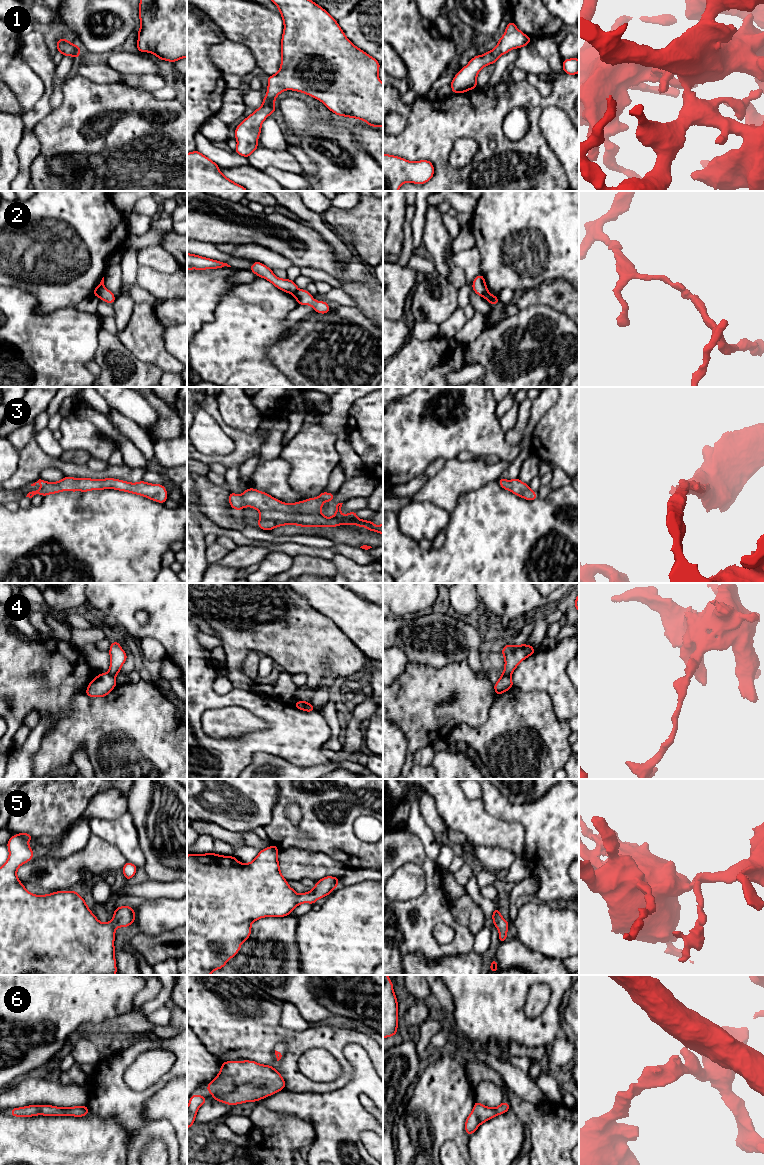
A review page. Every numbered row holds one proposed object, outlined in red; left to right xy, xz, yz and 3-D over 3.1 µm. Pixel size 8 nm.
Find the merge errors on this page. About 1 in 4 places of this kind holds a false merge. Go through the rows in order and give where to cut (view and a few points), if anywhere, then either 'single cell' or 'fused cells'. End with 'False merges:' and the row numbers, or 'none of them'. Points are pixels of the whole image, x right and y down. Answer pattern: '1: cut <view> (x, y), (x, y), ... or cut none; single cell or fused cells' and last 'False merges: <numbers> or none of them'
1: cut none; single cell
2: cut xy (104, 288), (98, 296); fused cells
3: cut none; single cell
4: cut yz (502, 673), (510, 676); fused cells
5: cut none; single cell
6: cut none; single cell
False merges: 2, 4

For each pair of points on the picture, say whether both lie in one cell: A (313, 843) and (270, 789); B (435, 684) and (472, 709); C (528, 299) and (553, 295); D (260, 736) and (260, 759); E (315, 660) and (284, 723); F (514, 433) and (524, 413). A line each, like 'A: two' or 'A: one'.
A: two
B: one
C: one
D: two
E: two
F: one

